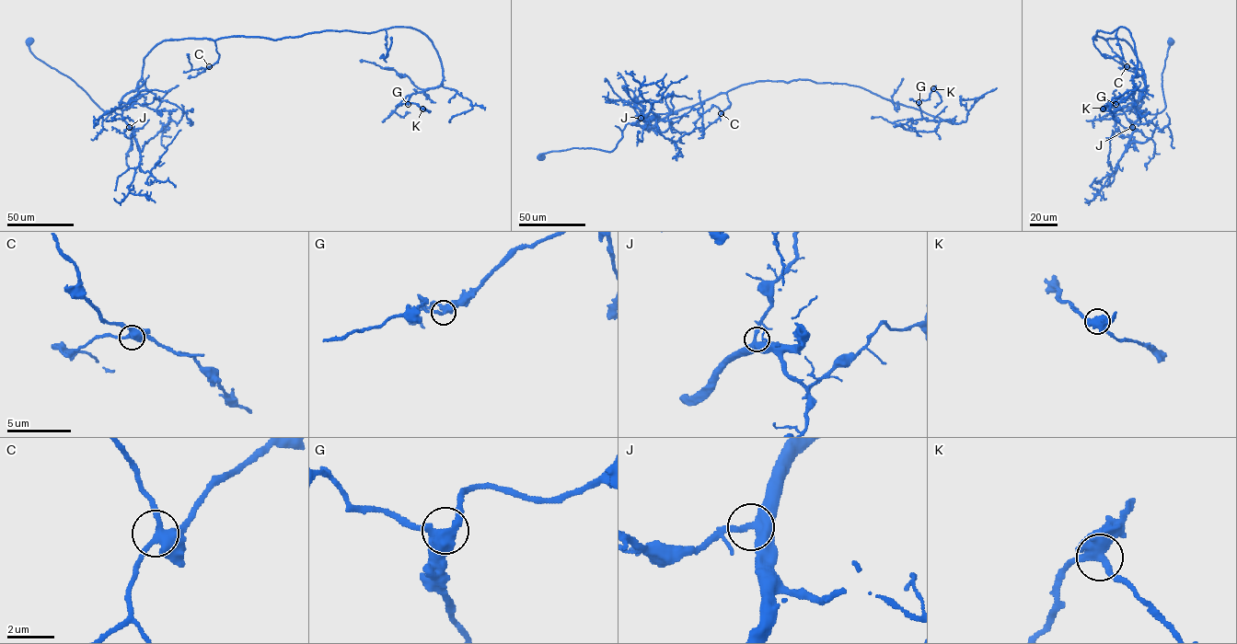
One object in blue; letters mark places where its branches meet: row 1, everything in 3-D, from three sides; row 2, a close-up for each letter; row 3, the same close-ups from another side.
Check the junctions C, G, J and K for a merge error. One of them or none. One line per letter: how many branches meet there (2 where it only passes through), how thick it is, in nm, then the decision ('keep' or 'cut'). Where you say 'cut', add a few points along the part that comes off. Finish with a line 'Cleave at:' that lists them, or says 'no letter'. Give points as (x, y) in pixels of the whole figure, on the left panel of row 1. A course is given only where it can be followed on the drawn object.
C: 3 | 360 nm | keep
G: 3 | 400 nm | keep
J: 3 | 380 nm | keep
K: 3 | 400 nm | keep
Cleave at: no letter

